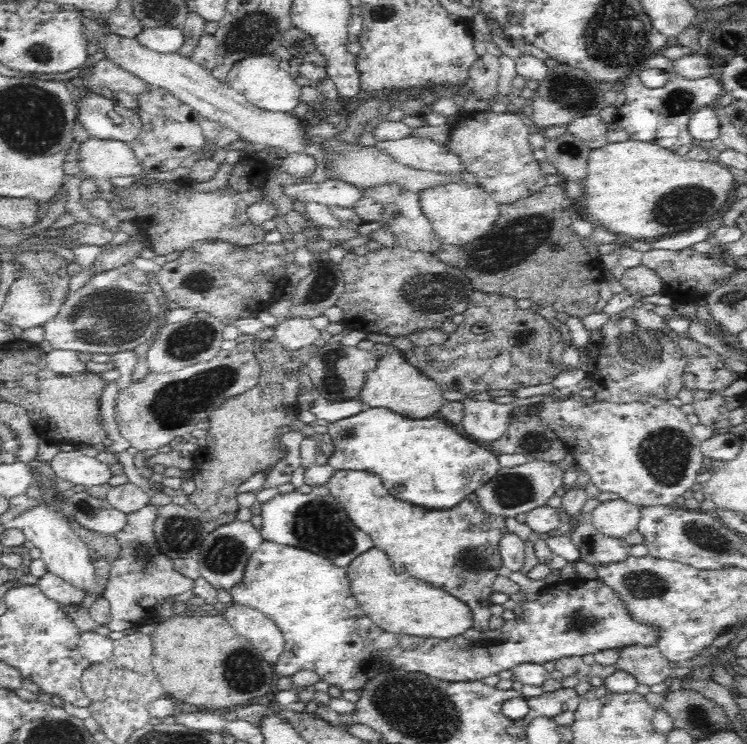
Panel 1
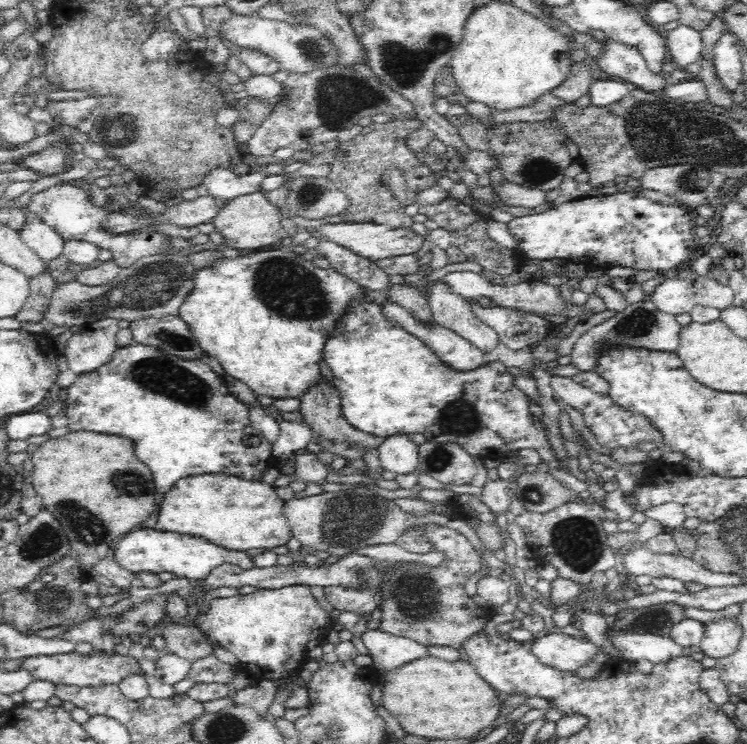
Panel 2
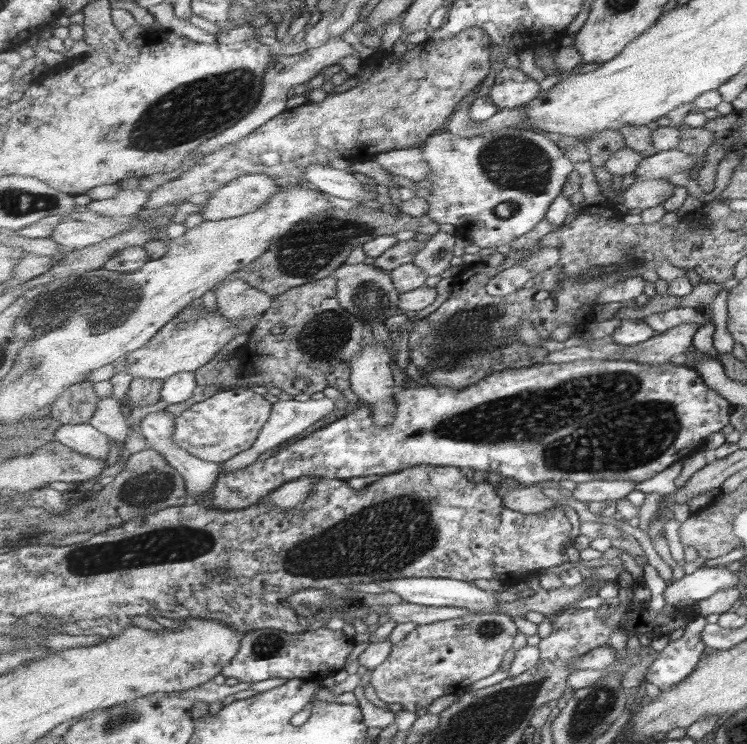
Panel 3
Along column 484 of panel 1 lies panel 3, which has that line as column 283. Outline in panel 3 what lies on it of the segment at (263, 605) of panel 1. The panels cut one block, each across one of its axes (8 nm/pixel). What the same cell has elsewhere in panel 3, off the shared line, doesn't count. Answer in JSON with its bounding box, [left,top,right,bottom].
[224,627,356,682]

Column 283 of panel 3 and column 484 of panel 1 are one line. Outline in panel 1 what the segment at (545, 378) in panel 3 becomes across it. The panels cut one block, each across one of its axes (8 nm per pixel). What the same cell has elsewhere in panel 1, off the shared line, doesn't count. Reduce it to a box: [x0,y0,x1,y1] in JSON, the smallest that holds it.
[327,408,501,510]

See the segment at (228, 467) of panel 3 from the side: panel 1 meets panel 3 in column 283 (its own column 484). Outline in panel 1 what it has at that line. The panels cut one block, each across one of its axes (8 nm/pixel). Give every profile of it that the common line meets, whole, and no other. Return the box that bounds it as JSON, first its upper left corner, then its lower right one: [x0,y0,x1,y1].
[442,389,514,444]

